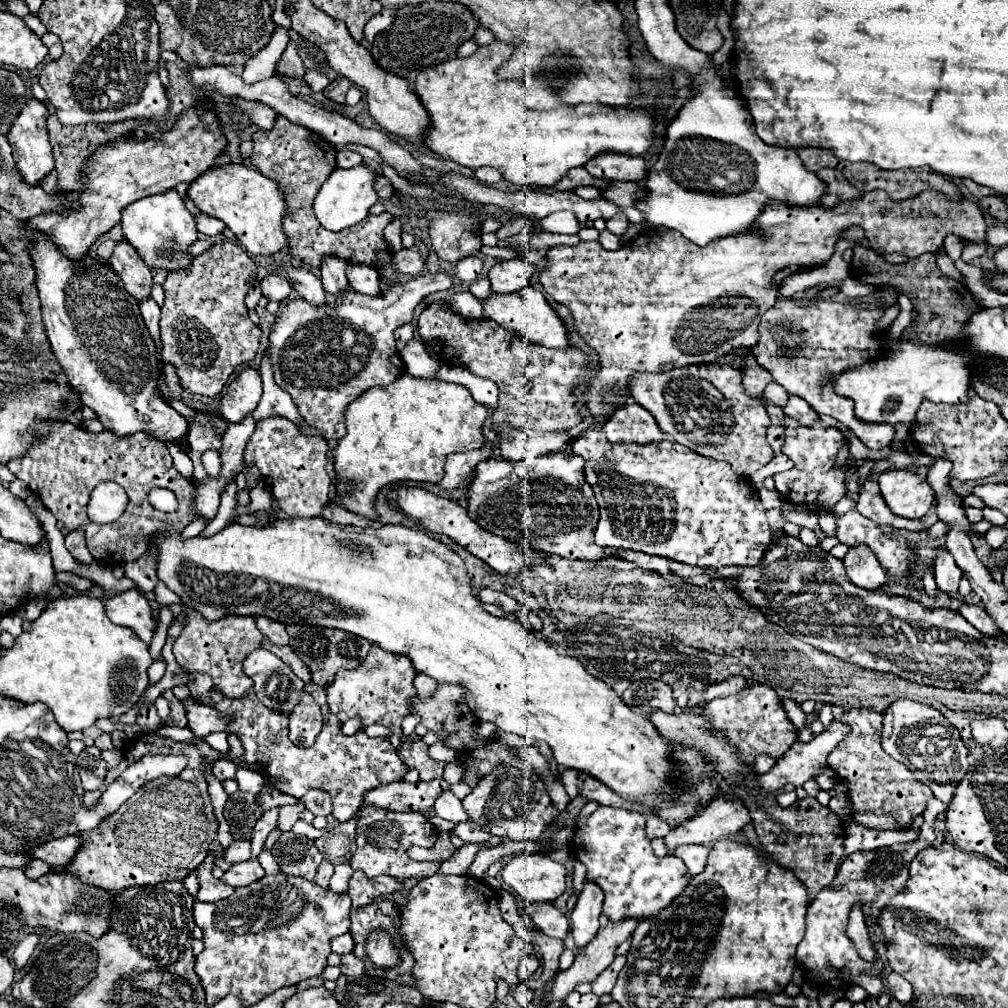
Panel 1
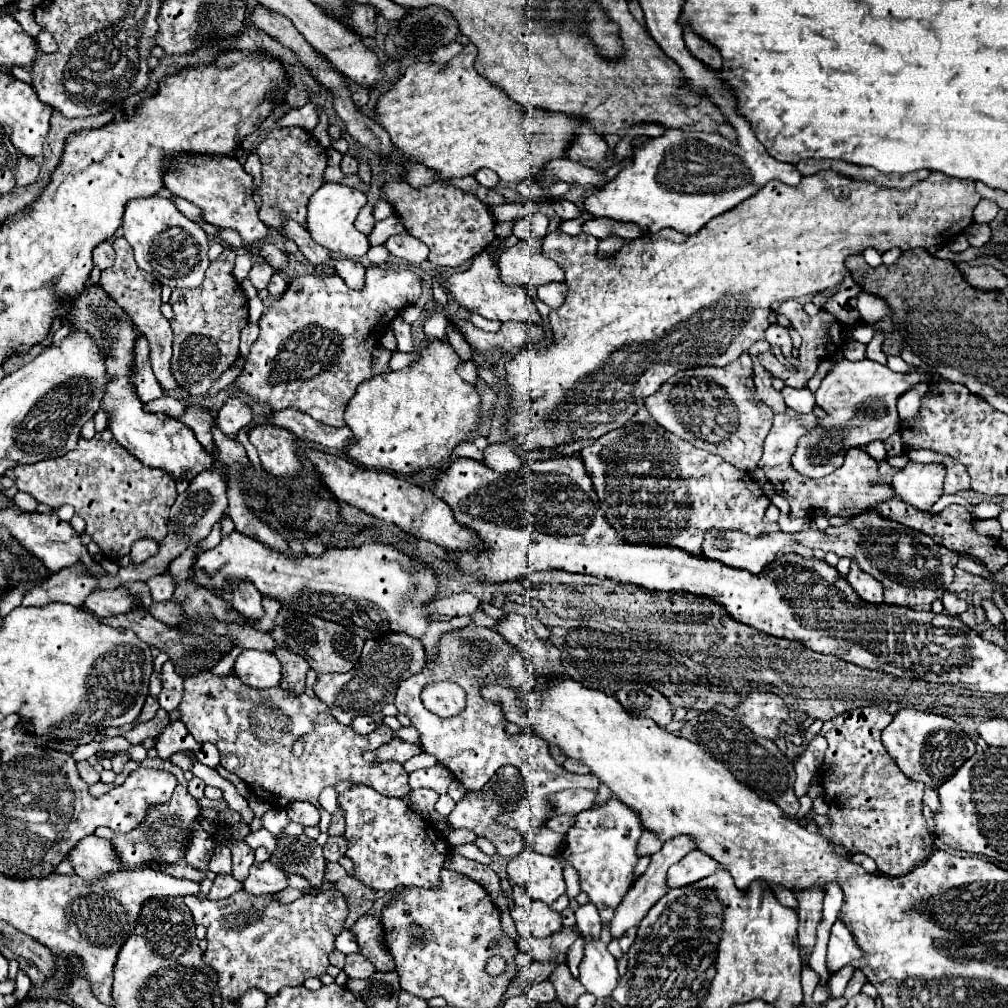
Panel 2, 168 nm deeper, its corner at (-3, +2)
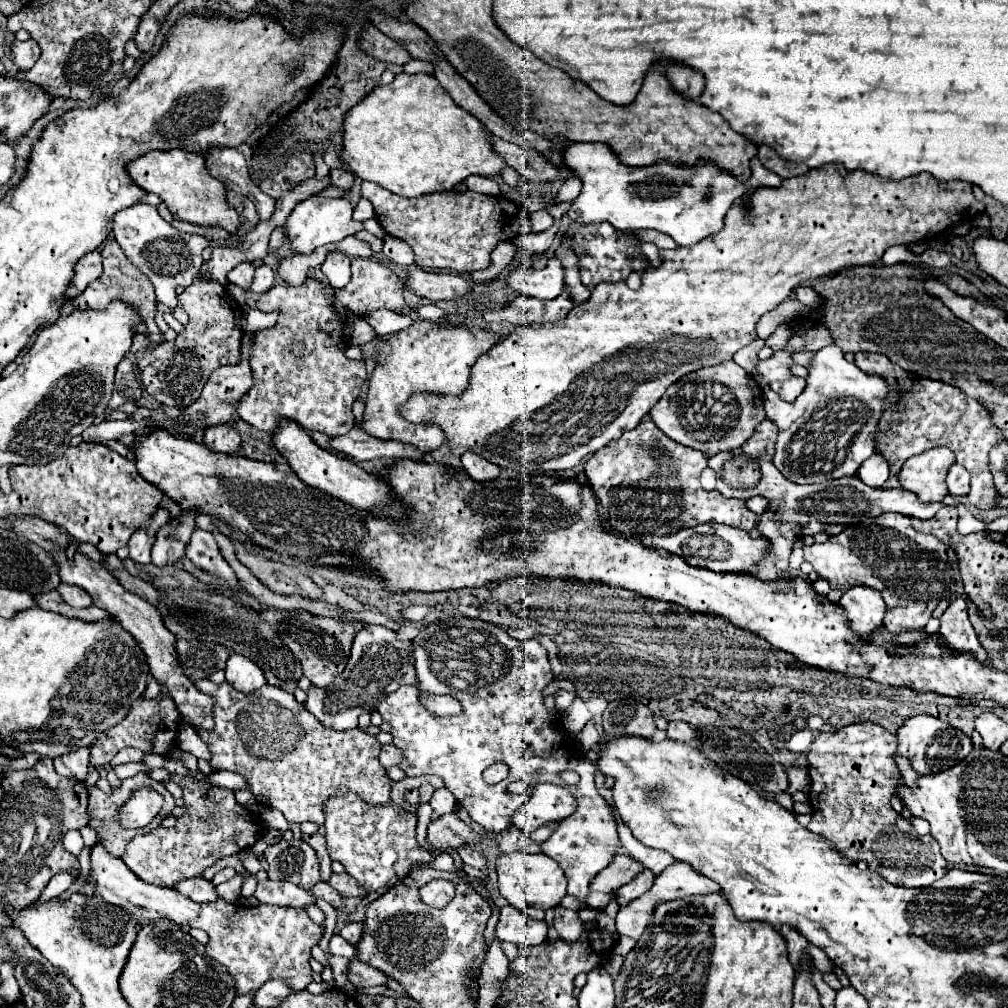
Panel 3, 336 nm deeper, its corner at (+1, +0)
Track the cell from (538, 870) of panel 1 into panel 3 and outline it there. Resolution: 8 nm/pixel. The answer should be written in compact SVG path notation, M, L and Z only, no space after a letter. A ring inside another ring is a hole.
M512 852L500 854L496 858L496 874L498 874L498 892L500 896L518 910L526 906L532 908L554 908L566 896L566 876L558 862L550 860L544 854L526 854L526 852Z

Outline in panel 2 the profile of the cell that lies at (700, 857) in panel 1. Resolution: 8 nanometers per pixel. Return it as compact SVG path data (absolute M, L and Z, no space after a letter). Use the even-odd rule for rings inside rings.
M692 850L686 854L680 862L676 862L670 872L668 872L668 886L670 888L680 888L698 882L700 878L706 878L714 874L718 868L718 862L714 858L702 854L702 850Z

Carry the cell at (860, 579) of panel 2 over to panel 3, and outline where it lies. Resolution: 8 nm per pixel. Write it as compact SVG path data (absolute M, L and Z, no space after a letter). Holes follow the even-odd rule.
M860 586L848 590L842 596L840 606L846 612L846 622L850 624L850 630L860 640L870 642L874 632L878 632L878 628L884 626L886 604L882 596L872 588Z

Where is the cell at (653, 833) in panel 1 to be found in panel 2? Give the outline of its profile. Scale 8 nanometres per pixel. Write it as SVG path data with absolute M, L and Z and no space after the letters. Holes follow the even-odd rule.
M644 830L642 832L642 838L640 838L640 842L638 842L638 852L640 852L640 856L644 856L644 854L654 854L654 852L658 852L662 848L662 840L658 838L658 834L650 834L650 830Z

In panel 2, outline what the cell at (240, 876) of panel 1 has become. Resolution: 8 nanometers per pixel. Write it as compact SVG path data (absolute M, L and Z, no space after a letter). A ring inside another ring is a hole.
M270 860L252 864L250 876L242 884L244 884L244 890L252 892L252 894L280 892L280 890L284 890L288 886L284 872L280 868L276 868Z

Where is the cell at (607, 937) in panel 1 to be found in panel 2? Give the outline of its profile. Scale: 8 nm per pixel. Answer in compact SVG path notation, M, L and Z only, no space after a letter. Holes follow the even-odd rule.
M670 838L670 842L664 842L662 850L658 850L656 854L652 854L652 862L648 866L648 870L636 880L636 884L632 886L632 890L626 894L626 898L622 900L622 904L618 906L618 910L614 912L614 918L610 922L610 932L612 932L612 940L620 940L622 934L632 928L632 926L638 926L640 920L646 916L646 912L670 890L666 886L666 874L668 874L668 868L672 864L676 864L684 854L688 854L690 850L694 850L694 842L690 842L690 838Z

